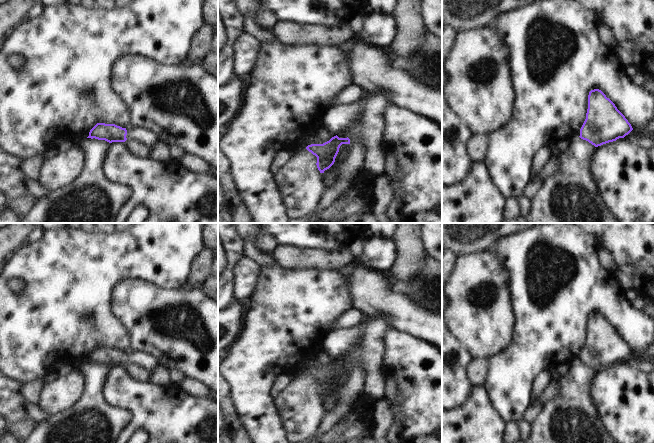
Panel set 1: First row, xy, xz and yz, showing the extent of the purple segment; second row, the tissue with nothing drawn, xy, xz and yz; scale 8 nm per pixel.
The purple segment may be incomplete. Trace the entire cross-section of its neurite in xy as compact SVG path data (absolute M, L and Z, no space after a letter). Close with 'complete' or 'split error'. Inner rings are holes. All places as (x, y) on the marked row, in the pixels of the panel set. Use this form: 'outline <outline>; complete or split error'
outline M97 123L89 132L87 138L95 138L98 140L105 140L112 142L125 142L126 140L135 140L147 148L151 148L158 137L151 130L145 128L133 128L127 130L115 124Z; split error

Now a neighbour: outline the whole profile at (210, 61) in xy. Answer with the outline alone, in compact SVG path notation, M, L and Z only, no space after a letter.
M218 24L213 26L211 48L202 59L201 64L218 81Z

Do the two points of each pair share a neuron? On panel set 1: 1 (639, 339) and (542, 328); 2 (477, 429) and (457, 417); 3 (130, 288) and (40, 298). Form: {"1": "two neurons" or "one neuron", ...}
{"1": "one neuron", "2": "one neuron", "3": "two neurons"}

